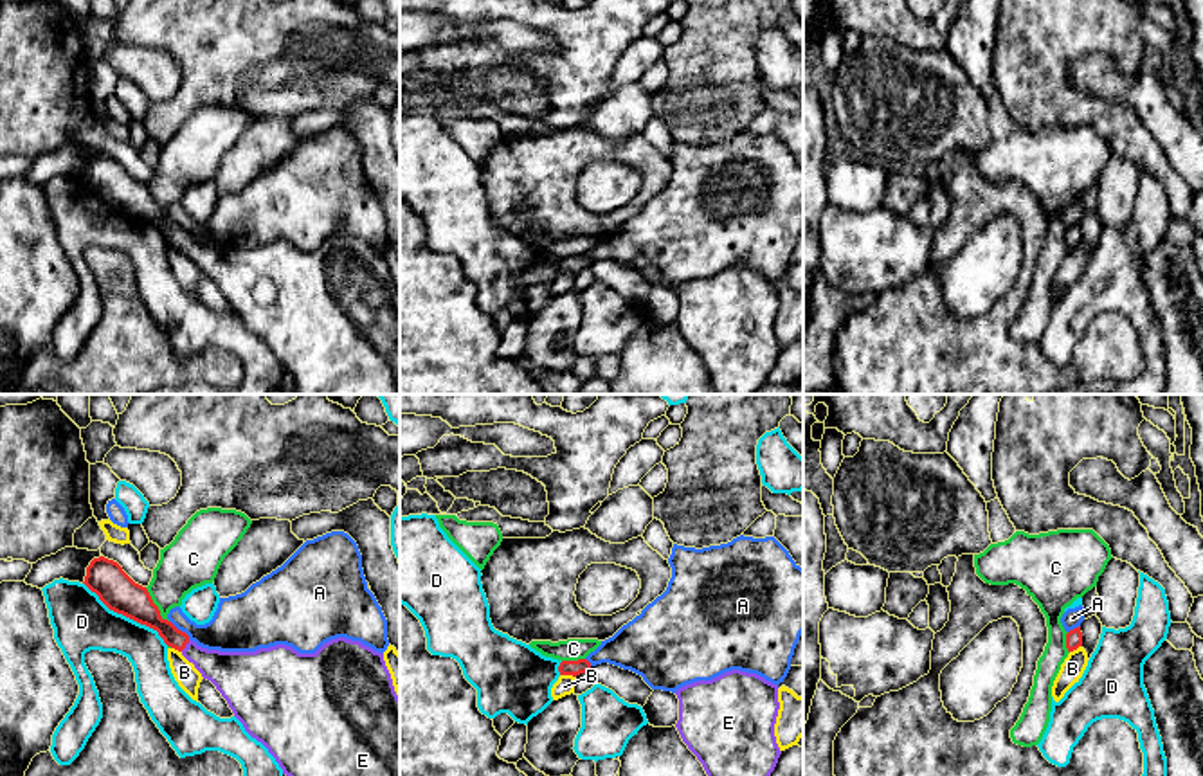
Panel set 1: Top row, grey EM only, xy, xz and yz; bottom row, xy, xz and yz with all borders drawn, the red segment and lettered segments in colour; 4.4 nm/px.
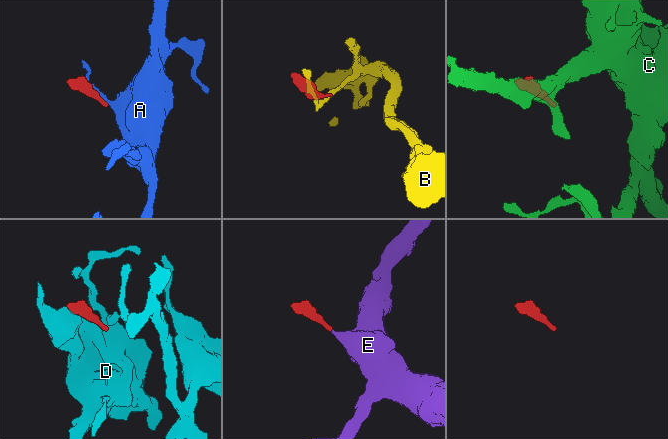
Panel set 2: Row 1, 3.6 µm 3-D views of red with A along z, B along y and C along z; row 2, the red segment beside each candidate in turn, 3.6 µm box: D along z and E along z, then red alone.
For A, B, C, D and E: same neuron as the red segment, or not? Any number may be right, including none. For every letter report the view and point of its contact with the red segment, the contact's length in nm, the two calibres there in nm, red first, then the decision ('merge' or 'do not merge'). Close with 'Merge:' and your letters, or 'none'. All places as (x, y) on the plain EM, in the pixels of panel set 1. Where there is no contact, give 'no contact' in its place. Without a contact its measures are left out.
A: contact xy (180, 227); length 130 nm; calibres 150 and 220 nm; do not merge
B: contact xz (568, 270); length 70 nm; calibres 70 and 80 nm; do not merge
C: contact xy (155, 202); length 190 nm; calibres 170 and 240 nm; do not merge
D: contact xy (126, 213); length 480 nm; calibres 170 and 260 nm; do not merge
E: contact xy (186, 240); length 70 nm; calibres 120 and 200 nm; merge
Merge: E

